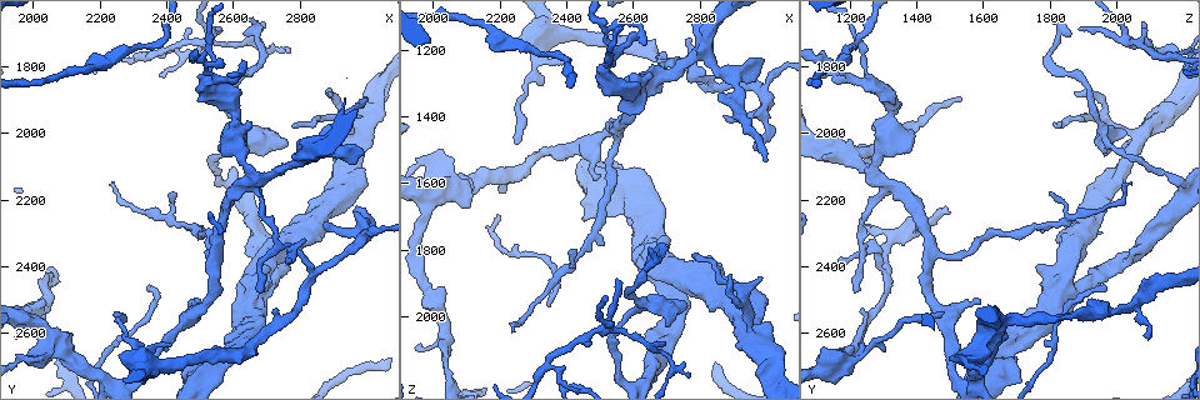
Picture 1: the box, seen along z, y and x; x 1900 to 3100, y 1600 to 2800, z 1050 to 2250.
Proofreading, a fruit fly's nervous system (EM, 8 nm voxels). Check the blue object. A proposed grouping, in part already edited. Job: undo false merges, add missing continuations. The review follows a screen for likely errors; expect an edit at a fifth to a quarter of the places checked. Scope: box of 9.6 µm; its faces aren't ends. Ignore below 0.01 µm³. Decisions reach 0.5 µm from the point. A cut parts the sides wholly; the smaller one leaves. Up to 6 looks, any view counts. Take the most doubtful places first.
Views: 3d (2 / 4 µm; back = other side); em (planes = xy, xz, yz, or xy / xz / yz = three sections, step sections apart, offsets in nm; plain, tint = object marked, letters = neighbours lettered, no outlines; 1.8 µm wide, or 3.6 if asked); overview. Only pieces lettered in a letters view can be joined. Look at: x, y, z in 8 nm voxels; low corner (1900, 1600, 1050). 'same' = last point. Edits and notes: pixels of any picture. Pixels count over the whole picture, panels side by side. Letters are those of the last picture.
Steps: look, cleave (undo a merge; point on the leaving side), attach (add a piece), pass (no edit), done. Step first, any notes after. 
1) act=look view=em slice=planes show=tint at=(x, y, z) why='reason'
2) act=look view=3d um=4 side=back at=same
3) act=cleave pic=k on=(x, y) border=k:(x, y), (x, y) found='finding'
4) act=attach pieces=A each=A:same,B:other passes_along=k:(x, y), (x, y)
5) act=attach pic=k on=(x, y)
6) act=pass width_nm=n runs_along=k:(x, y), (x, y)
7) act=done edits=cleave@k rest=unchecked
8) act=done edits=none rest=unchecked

act=look view=3d um=2 at=(2670, 2170, 1310) why='four-way junction'

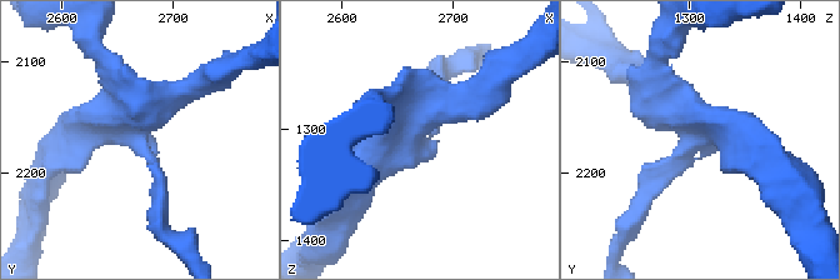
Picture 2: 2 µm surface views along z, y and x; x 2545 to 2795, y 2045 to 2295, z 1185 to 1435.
act=look view=em slice=planes show=letters at=(2666, 2166, 1310) arms=4 why='shape alone is not enough'

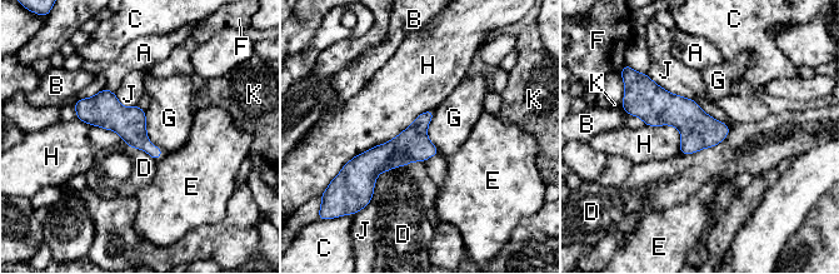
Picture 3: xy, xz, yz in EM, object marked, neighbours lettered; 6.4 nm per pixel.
act=pass width_nm=200 each=A:other,B:other,C:other,D:other,E:other,F:other,G:other,H:other,J:other,K:other border=3:(434, 110), (427, 136), (439, 152) found='all the same neuron'

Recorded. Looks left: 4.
act=look view=3d um=2 side=back at=(2670, 2460, 1840) why='branch point'

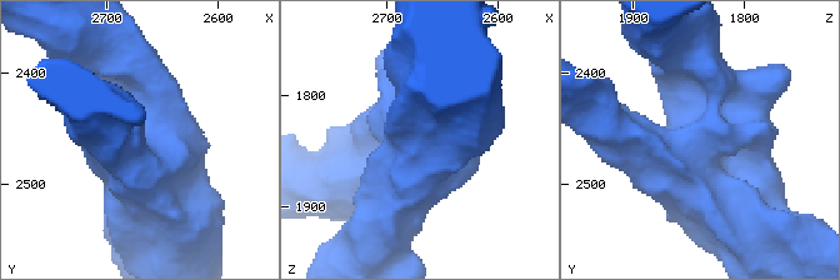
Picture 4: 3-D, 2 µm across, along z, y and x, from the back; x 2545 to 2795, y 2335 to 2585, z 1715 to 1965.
act=look view=em slice=xy step=4 show=letters at=(2666, 2468, 1848) arms=3 arm_widths_nm=340,380,500 why='now the EM'

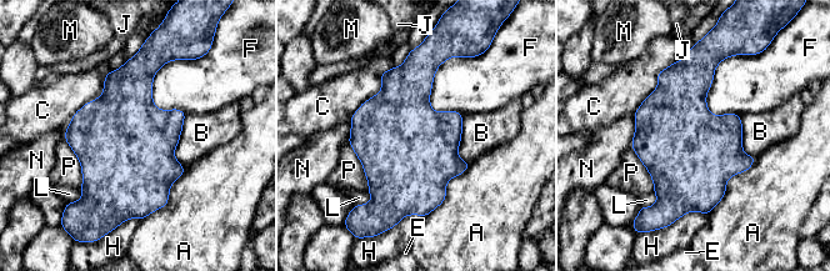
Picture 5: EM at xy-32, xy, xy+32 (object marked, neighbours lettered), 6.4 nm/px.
act=look view=em slice=planes show=letters at=same why='another direction'

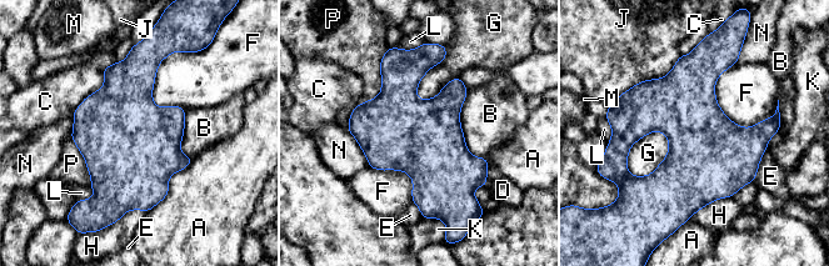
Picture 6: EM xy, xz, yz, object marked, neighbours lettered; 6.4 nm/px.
act=pass each=A:other,B:other,C:other,D:other,E:other,F:other,G:other,H:other,J:other,K:other,L:other,M:other,N:other,P:other found='one neuron here'

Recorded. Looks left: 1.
act=done edits=none rest=unchecked

